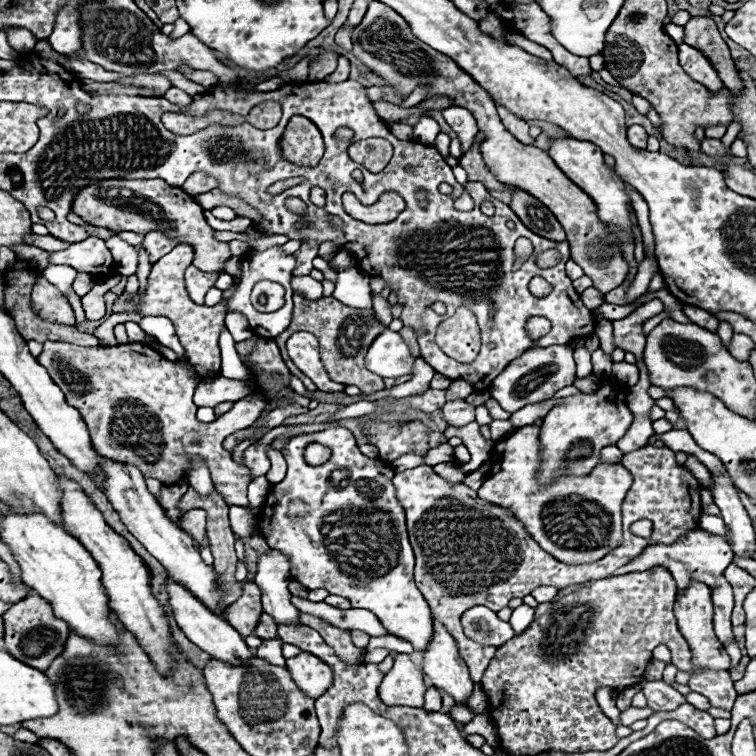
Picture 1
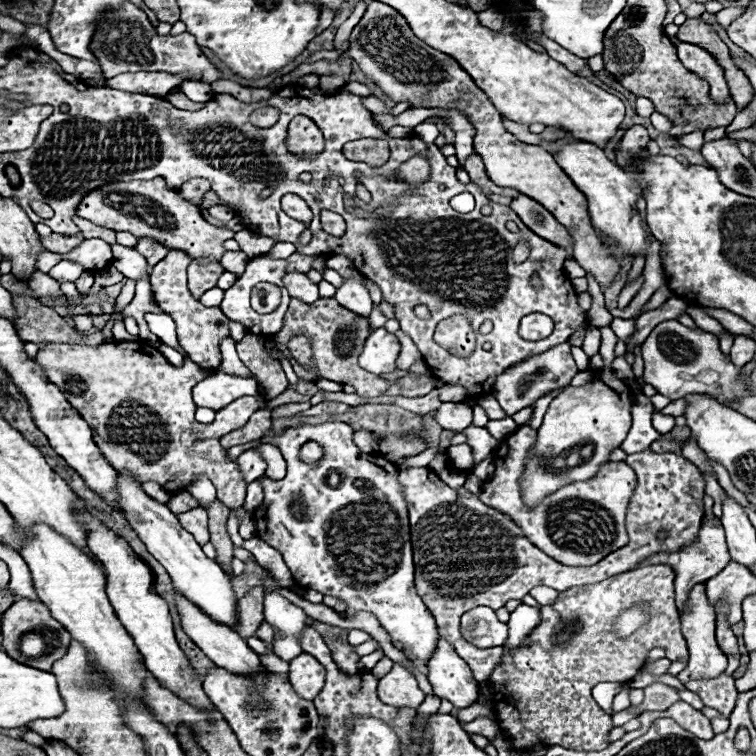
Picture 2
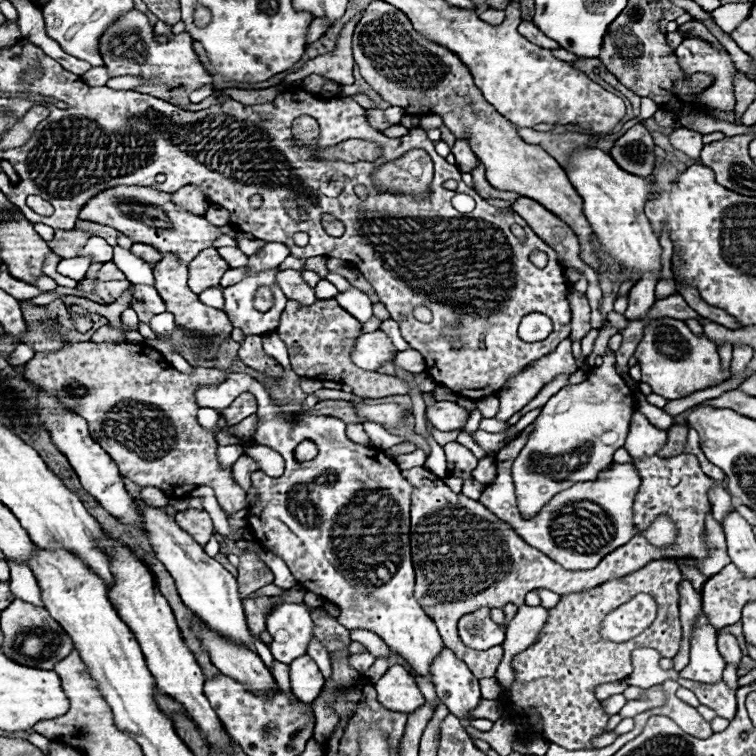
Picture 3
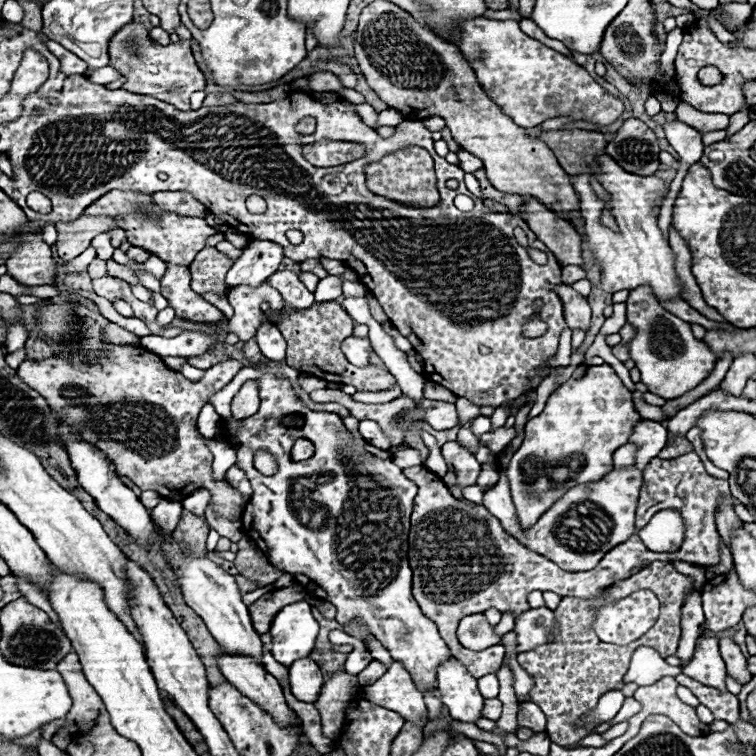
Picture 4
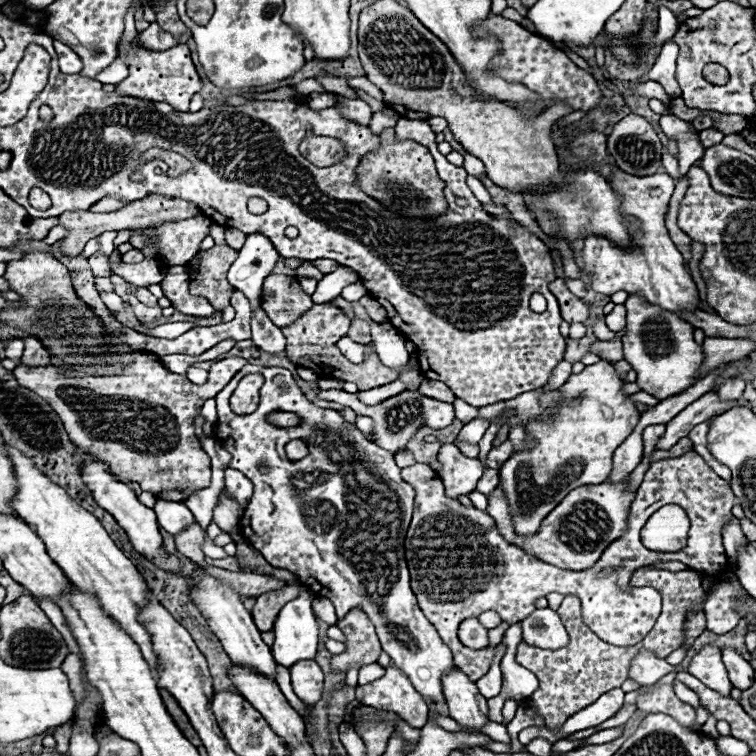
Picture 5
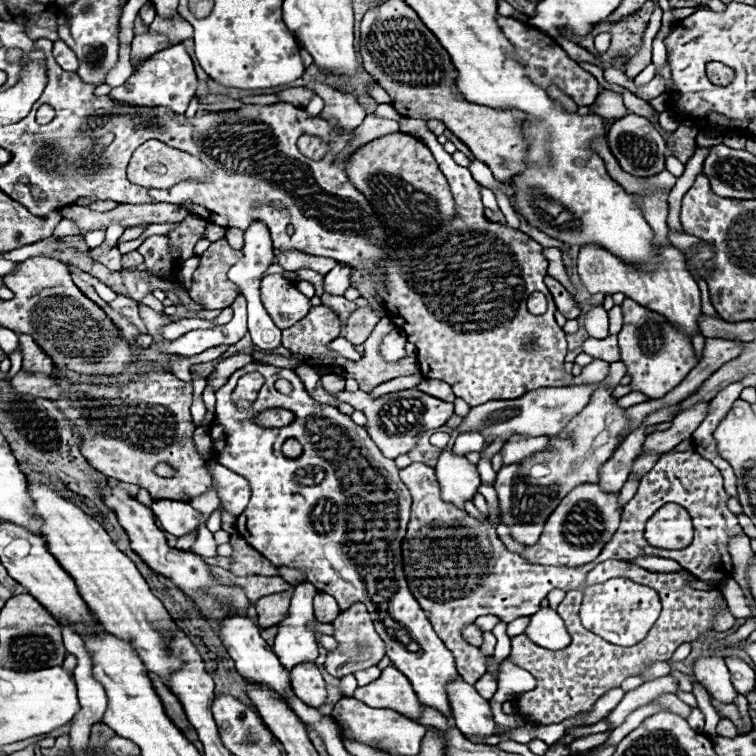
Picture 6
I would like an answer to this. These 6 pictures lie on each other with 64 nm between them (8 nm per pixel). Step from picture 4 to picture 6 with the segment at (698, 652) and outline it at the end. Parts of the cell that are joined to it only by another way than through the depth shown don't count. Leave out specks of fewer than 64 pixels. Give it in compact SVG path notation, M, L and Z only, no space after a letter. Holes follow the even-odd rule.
M702 656L694 662L694 678L712 694L716 700L734 702L736 690L730 682L730 672L720 656Z

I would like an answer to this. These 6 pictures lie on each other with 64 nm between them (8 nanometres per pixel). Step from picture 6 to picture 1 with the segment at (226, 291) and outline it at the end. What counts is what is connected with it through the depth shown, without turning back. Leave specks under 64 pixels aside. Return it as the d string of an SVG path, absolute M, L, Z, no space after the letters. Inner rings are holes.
M190 266L186 270L186 290L188 290L190 298L196 304L204 304L204 296L214 286L216 278L218 278L218 274L208 274L208 272L198 270L196 266Z

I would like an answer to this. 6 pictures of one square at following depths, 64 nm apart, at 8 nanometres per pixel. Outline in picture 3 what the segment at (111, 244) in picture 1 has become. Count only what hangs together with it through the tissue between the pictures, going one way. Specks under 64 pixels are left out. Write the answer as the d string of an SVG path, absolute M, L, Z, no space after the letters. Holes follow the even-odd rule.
M114 246L112 262L118 266L120 272L126 274L126 280L130 284L148 284L148 286L154 286L152 268L148 266L148 262L144 262L138 256L134 256L130 250Z

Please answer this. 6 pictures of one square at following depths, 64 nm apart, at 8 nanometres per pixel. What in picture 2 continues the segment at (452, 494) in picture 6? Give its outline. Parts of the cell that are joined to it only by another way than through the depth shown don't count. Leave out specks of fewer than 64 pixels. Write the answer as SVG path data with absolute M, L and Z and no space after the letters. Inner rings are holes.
M458 444L458 446L450 446L448 448L448 460L456 470L468 470L472 466L472 450L466 444Z

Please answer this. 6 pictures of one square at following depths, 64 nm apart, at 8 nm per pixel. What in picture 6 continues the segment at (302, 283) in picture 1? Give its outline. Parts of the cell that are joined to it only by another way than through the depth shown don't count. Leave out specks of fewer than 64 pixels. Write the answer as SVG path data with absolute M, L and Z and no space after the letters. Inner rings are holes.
M268 274L268 276L264 276L260 292L262 292L262 304L264 304L266 312L270 314L270 318L274 320L274 324L278 328L282 328L282 330L290 328L292 324L296 324L298 320L302 320L308 314L308 310L310 310L310 298L304 296L296 288L296 282L284 278L282 274Z

